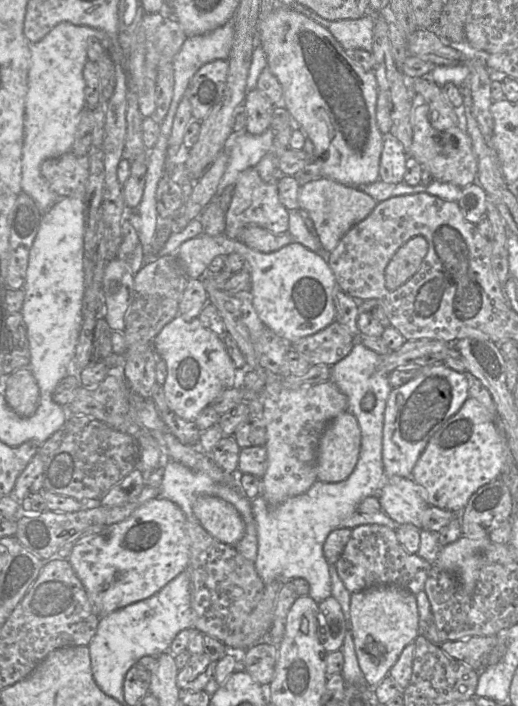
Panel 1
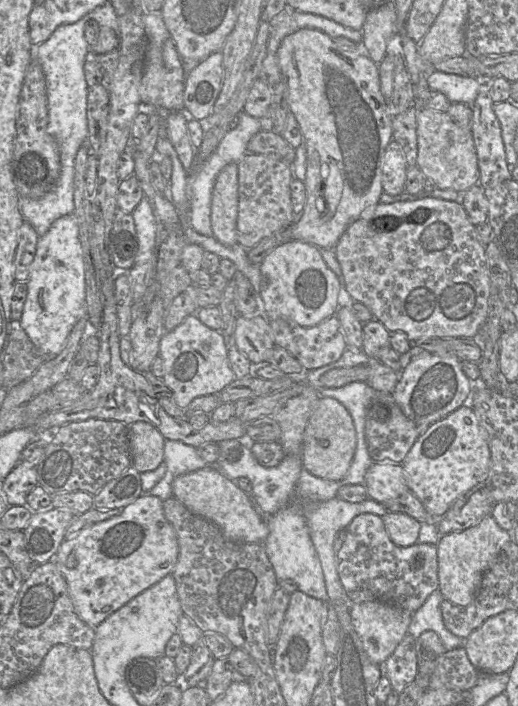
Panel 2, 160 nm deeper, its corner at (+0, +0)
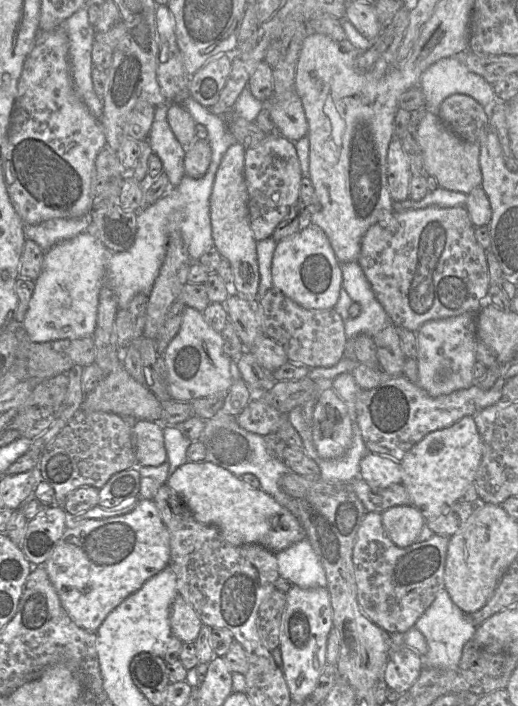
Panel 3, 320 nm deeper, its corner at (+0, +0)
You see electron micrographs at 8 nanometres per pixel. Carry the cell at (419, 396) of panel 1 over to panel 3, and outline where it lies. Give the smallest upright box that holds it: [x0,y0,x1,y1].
[416,313,478,397]

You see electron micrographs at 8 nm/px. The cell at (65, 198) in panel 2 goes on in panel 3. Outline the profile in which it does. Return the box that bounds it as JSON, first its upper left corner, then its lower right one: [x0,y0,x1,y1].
[24,214,91,251]

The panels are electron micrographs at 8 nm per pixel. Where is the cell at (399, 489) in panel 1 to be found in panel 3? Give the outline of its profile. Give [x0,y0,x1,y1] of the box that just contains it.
[359,452,402,488]

